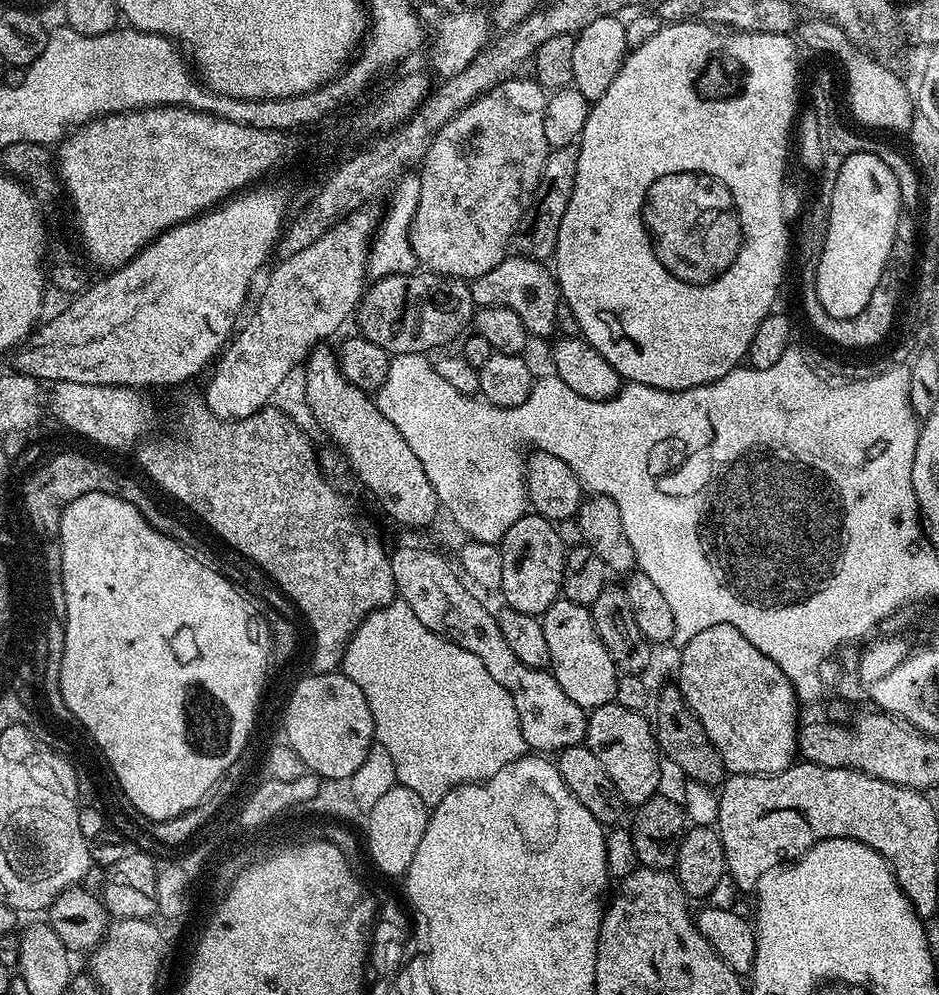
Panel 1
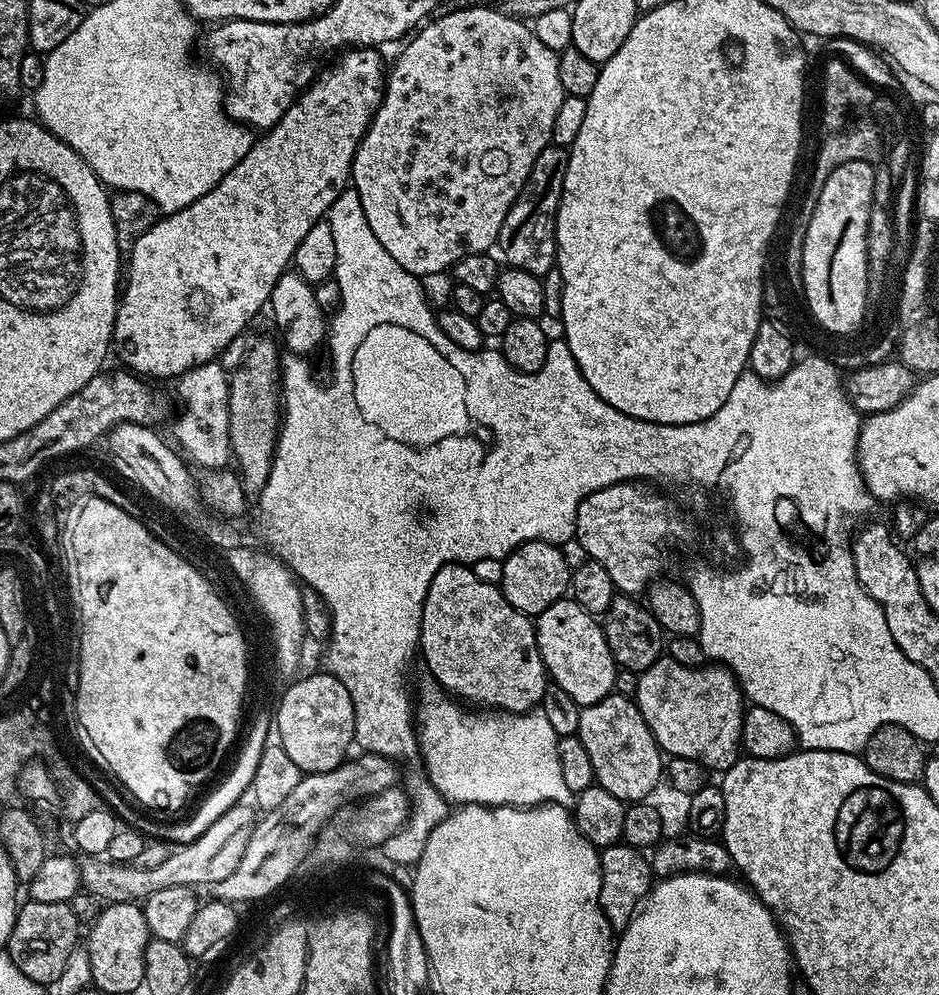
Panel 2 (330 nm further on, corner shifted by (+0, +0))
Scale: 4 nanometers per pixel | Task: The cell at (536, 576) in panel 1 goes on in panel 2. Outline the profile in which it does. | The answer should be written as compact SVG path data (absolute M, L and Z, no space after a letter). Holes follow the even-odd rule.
M531 540L519 544L503 561L502 582L498 586L500 593L506 598L506 602L510 602L510 606L514 606L525 616L535 618L554 602L565 599L570 588L570 569L557 545Z

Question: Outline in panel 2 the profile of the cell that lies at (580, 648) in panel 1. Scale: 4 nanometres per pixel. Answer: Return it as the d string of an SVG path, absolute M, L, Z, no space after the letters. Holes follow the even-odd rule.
M565 598L554 602L546 611L535 617L534 627L540 657L547 675L555 687L566 690L566 694L570 694L570 698L574 698L574 702L581 706L593 704L602 698L613 695L618 665L616 659L610 654L610 646L606 642L604 629L597 617L592 616L586 610L582 610L582 606L578 606L575 600Z

